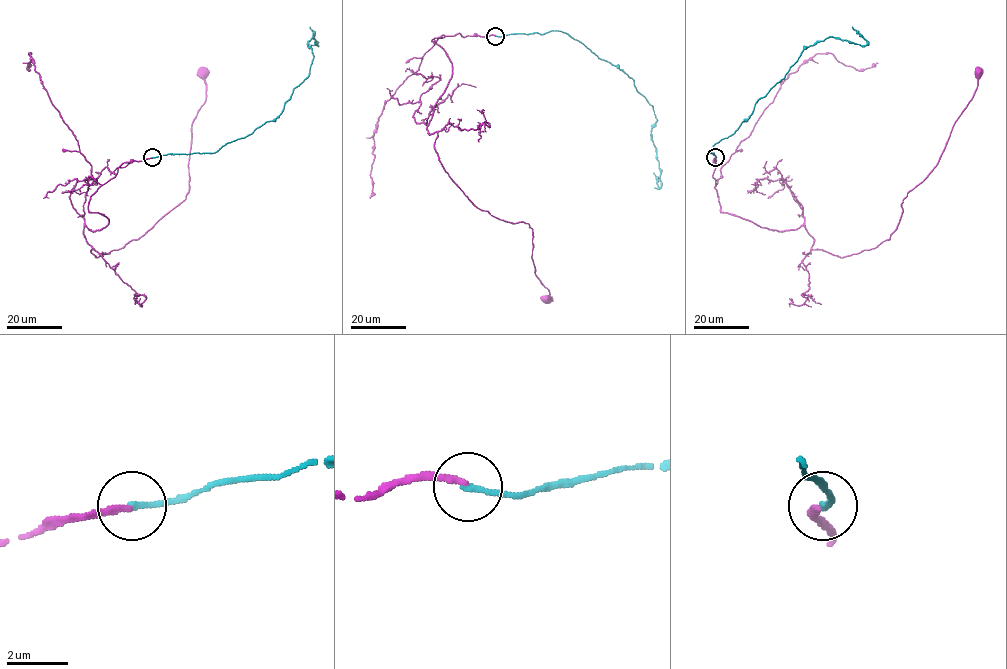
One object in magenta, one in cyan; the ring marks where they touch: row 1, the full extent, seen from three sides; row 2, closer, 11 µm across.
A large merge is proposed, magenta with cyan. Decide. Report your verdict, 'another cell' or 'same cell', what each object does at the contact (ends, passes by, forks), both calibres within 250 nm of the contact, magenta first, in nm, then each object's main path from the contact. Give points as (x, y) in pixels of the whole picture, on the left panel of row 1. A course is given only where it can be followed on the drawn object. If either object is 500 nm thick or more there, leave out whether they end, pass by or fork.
another cell; magenta ends; cyan ends; calibres 190 and 190 nm; course magenta (152, 158), (124, 162), (90, 197), (88, 211), (109, 219), (84, 227), (96, 257), (185, 199), (203, 72); course cyan (152, 158), (217, 151), (272, 121), (308, 75), (313, 58), (307, 44), (313, 36), (317, 45), (310, 27)

